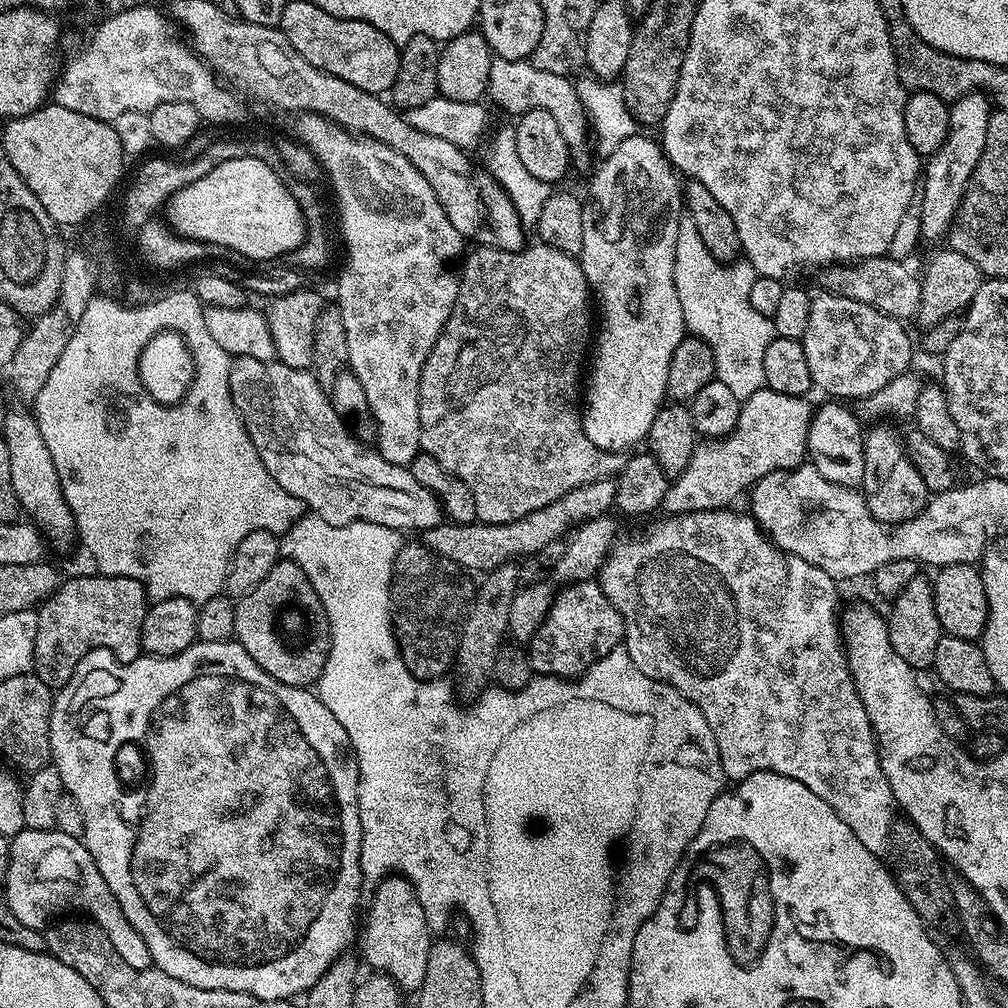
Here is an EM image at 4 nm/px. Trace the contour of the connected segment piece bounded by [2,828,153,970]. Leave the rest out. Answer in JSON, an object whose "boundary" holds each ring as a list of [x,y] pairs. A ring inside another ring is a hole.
{"boundary":[[[25,828],[17,836],[11,837],[8,846],[8,869],[2,888],[3,903],[8,904],[10,910],[14,910],[15,916],[24,925],[43,929],[61,914],[83,914],[95,920],[106,938],[110,938],[110,946],[118,950],[118,955],[122,962],[126,962],[126,966],[134,966],[134,970],[153,967],[150,949],[146,942],[142,942],[142,934],[138,934],[138,930],[130,926],[126,914],[122,914],[118,898],[110,894],[110,886],[106,886],[106,878],[102,878],[83,839],[55,830],[47,832]]]}

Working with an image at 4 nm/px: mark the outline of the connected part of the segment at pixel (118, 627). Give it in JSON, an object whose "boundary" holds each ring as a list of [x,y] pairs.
{"boundary":[[[72,576],[63,581],[50,598],[46,598],[43,604],[35,609],[38,614],[38,638],[34,638],[34,658],[32,659],[32,672],[46,682],[46,686],[58,690],[70,682],[74,670],[78,670],[78,662],[86,658],[99,648],[116,655],[123,664],[129,664],[137,660],[142,654],[140,643],[142,642],[142,622],[146,618],[150,607],[148,591],[134,578],[122,578],[121,576]]]}

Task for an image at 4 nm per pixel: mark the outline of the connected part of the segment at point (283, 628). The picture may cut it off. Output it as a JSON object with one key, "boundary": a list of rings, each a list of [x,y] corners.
{"boundary":[[[277,560],[270,574],[250,594],[239,597],[234,640],[266,674],[286,686],[308,688],[319,681],[332,645],[328,619],[318,594],[314,594],[306,574],[293,560]]]}

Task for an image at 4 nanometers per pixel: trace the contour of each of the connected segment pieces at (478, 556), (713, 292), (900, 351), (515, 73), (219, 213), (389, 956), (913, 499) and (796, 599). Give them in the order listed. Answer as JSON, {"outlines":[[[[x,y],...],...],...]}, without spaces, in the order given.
{"outlines":[[[[601,478],[586,486],[578,486],[562,494],[562,498],[558,498],[550,506],[544,506],[542,510],[534,510],[526,518],[520,518],[509,524],[441,522],[433,528],[423,529],[422,543],[469,573],[483,574],[503,564],[519,561],[519,556],[532,556],[535,552],[550,547],[555,540],[571,533],[587,520],[609,515],[613,511],[615,502],[615,479]]],[[[681,215],[678,226],[678,246],[674,250],[674,286],[678,290],[678,302],[682,302],[685,329],[691,335],[702,338],[714,350],[714,366],[716,379],[727,386],[742,402],[754,390],[765,387],[766,378],[766,346],[776,339],[776,331],[769,317],[758,314],[754,306],[750,306],[750,286],[754,286],[757,274],[749,260],[737,258],[725,262],[714,258],[710,250],[702,242],[698,234],[698,226],[694,226],[694,218]]],[[[824,290],[821,296],[813,295],[810,322],[806,326],[806,334],[802,341],[813,385],[828,395],[825,397],[835,398],[840,402],[859,402],[870,394],[882,390],[886,382],[894,382],[894,378],[898,378],[913,367],[914,340],[908,337],[908,332],[904,328],[907,327],[901,321],[882,314],[882,310],[874,310],[874,306],[866,306],[866,302],[846,298],[831,290]]],[[[501,56],[493,59],[490,66],[490,82],[488,83],[487,95],[492,96],[492,100],[504,112],[509,112],[512,118],[519,118],[530,110],[546,110],[546,114],[551,114],[554,122],[558,122],[558,130],[562,130],[562,138],[566,142],[570,153],[570,160],[573,165],[584,168],[594,157],[593,149],[590,147],[590,121],[584,112],[584,107],[580,101],[580,94],[577,85],[569,77],[562,74],[549,74],[547,70],[538,70],[531,59],[526,60],[507,60]]],[[[253,156],[246,158],[230,158],[230,162],[222,162],[222,166],[214,166],[210,174],[202,174],[198,182],[190,182],[182,190],[167,200],[166,223],[172,231],[187,240],[206,242],[214,246],[226,246],[230,250],[238,250],[238,254],[246,254],[246,258],[275,261],[275,256],[287,257],[295,248],[300,247],[306,235],[306,221],[300,203],[291,187],[280,181],[281,173],[272,168],[265,160]]],[[[389,874],[380,881],[368,908],[368,917],[363,917],[362,931],[358,936],[359,955],[369,964],[369,969],[386,974],[405,993],[415,993],[426,978],[426,958],[434,943],[433,933],[426,922],[422,902],[418,902],[411,879],[399,874]]],[[[876,422],[865,431],[862,495],[870,514],[891,526],[917,516],[928,505],[930,493],[922,474],[918,474],[914,462],[908,457],[901,433],[896,433],[888,424],[891,423]]],[[[715,508],[705,512],[687,512],[681,516],[669,515],[664,518],[668,520],[654,525],[652,532],[646,533],[641,540],[628,540],[620,545],[617,543],[605,555],[598,573],[598,583],[624,623],[623,647],[627,648],[634,666],[638,666],[642,674],[676,688],[690,702],[694,702],[698,710],[702,710],[702,718],[706,718],[706,722],[710,722],[710,730],[714,730],[718,758],[729,781],[742,781],[755,772],[773,772],[794,778],[794,782],[802,782],[806,790],[811,790],[815,796],[822,798],[822,802],[829,804],[834,814],[838,814],[838,818],[842,818],[842,822],[854,830],[858,842],[862,842],[870,854],[887,857],[888,847],[892,848],[894,844],[892,823],[898,817],[898,805],[886,774],[882,774],[876,735],[870,726],[870,718],[866,718],[866,706],[862,706],[862,698],[856,689],[852,671],[848,668],[848,654],[844,651],[840,635],[842,603],[836,593],[837,581],[826,574],[826,570],[818,570],[818,566],[810,566],[810,562],[783,552],[760,531],[760,525],[751,515],[744,513],[743,516],[740,512],[732,511],[736,510]]]]}

